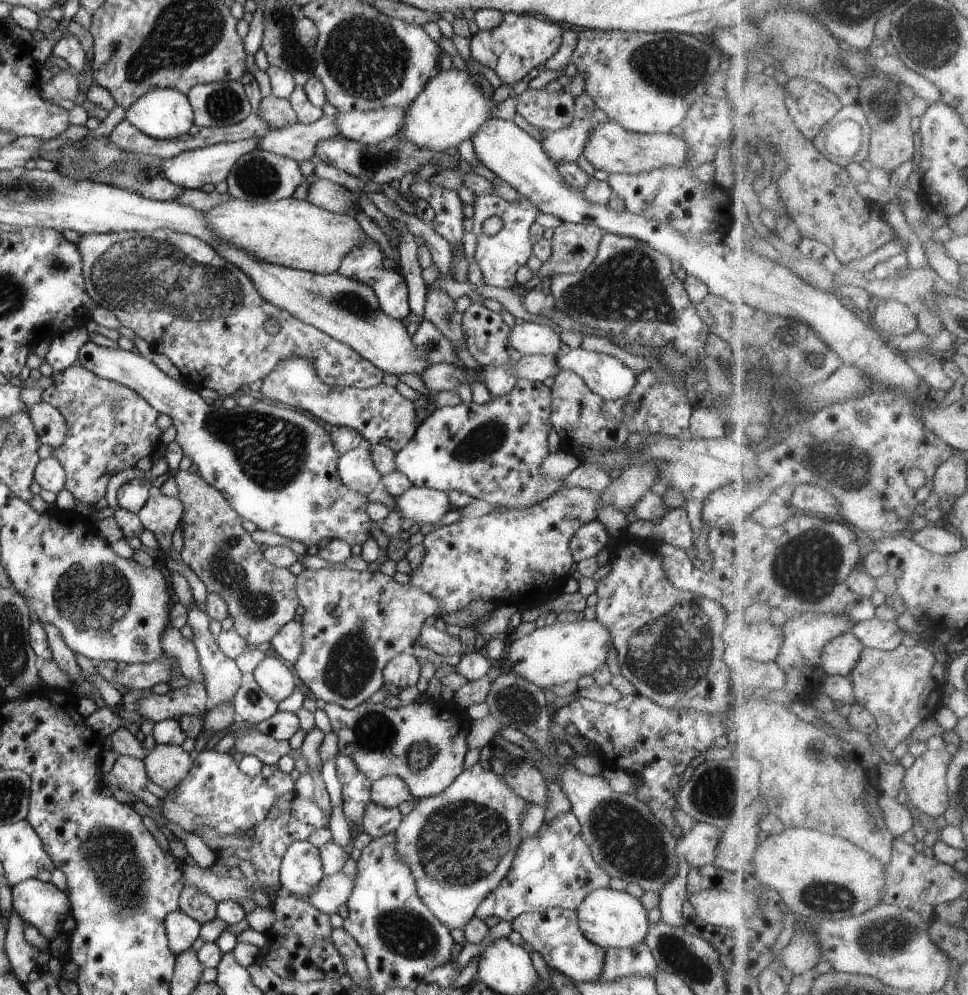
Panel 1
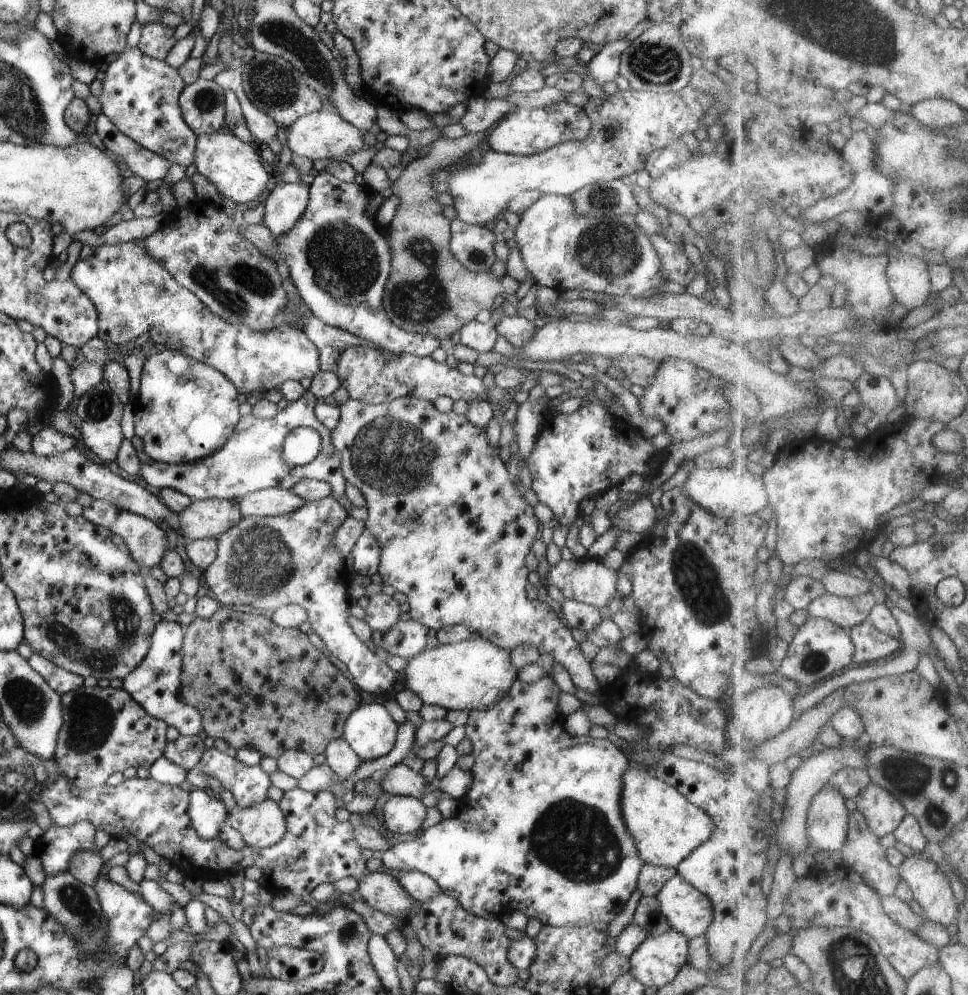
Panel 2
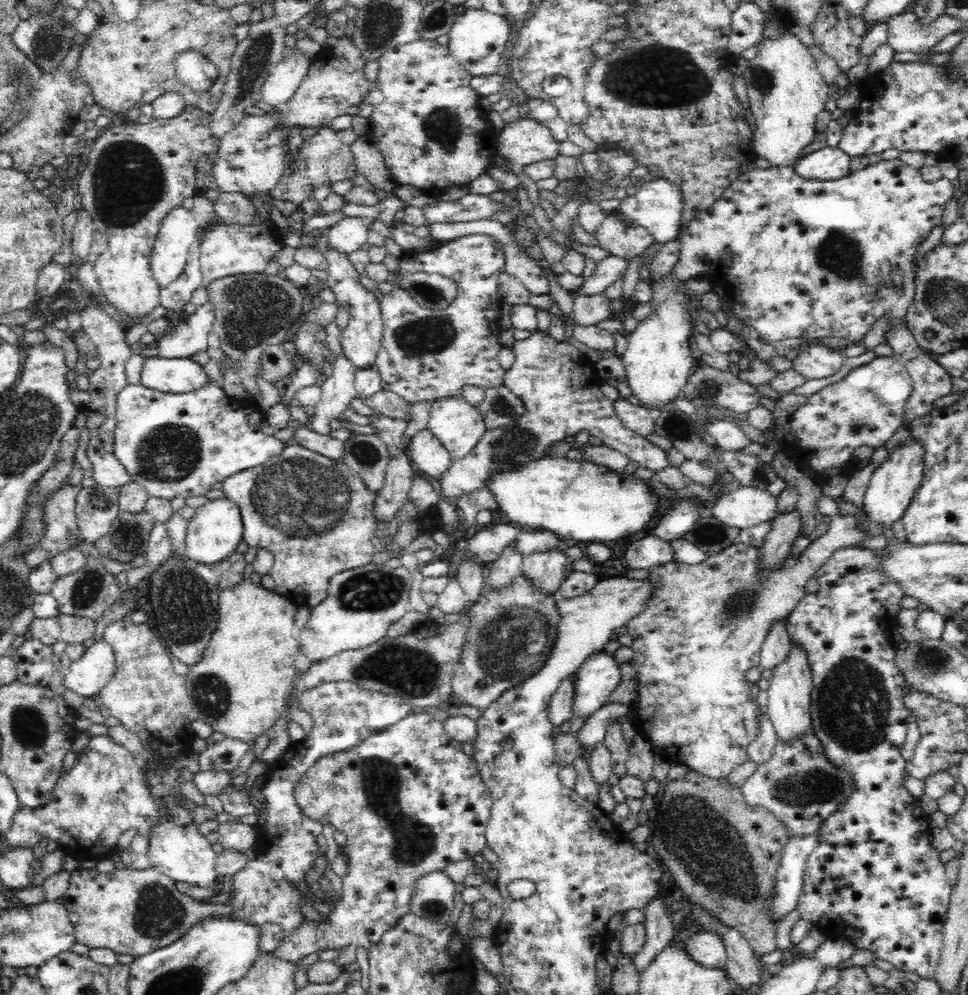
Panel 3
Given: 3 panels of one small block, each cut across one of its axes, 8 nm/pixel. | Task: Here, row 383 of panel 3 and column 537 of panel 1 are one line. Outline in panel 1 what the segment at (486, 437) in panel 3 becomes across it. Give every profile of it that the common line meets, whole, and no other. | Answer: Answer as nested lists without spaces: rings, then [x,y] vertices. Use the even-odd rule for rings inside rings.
[[[560,487],[554,494],[539,504],[480,517],[466,517],[456,522],[435,528],[424,537],[426,554],[422,562],[412,570],[409,584],[430,594],[442,606],[442,614],[458,612],[470,602],[491,600],[496,604],[512,604],[517,608],[529,608],[536,602],[546,600],[552,594],[561,594],[563,586],[574,570],[574,559],[569,551],[569,542],[579,526],[598,521],[600,493],[580,487]]]

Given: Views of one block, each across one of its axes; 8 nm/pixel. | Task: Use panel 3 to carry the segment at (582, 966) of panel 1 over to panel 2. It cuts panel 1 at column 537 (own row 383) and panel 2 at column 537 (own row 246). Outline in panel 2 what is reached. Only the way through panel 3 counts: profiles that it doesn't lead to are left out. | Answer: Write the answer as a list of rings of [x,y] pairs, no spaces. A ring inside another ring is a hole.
[[[551,676],[540,678],[537,682],[527,684],[517,679],[510,688],[508,696],[504,696],[496,705],[488,710],[469,712],[466,724],[466,738],[472,744],[472,755],[475,757],[474,766],[470,769],[472,784],[468,793],[461,799],[458,814],[428,828],[412,842],[402,842],[390,846],[382,853],[380,860],[390,869],[402,872],[422,872],[430,876],[443,893],[452,896],[466,912],[486,918],[486,920],[501,919],[512,912],[522,912],[528,918],[536,918],[544,926],[586,926],[594,922],[608,925],[623,909],[632,892],[637,890],[640,870],[644,862],[640,859],[634,838],[626,828],[626,822],[620,812],[620,792],[622,792],[622,776],[629,767],[627,754],[608,739],[594,739],[588,736],[570,736],[564,728],[565,717],[560,713],[560,688]]]

